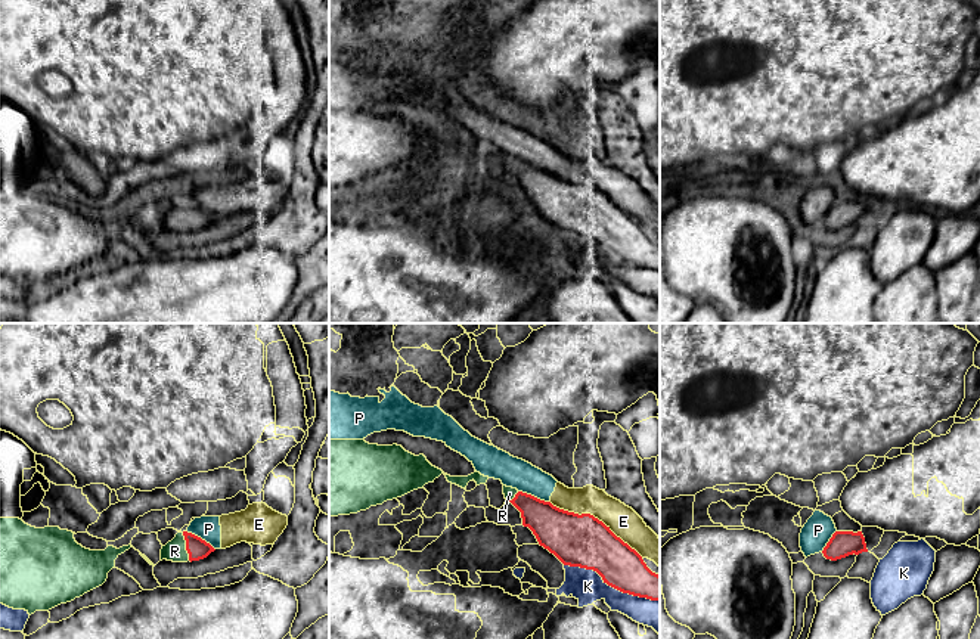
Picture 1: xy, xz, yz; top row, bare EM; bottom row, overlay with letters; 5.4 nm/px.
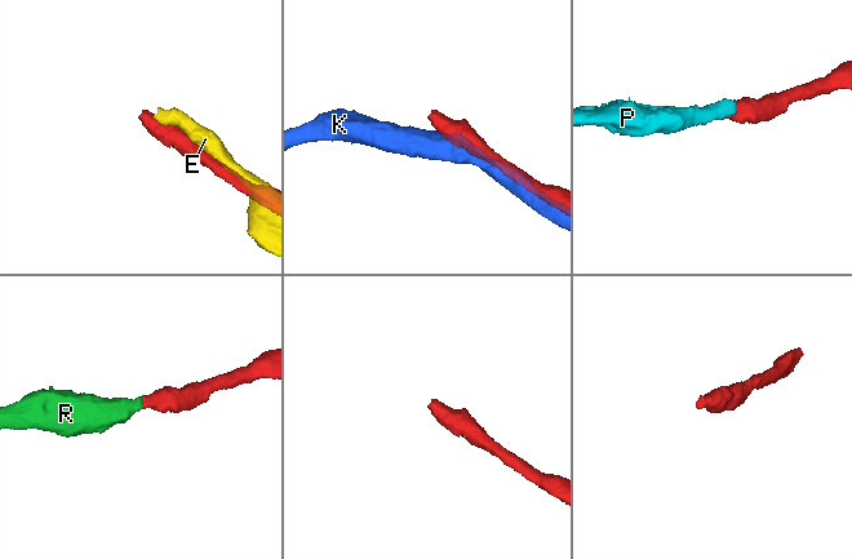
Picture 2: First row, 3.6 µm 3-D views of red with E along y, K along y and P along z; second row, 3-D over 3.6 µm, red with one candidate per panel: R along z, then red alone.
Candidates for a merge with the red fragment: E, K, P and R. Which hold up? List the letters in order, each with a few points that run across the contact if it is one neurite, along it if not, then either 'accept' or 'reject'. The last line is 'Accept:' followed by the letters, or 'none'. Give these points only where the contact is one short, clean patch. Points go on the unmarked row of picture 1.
E: reject
K: reject
P: line xz (518, 160), (548, 171); reject
R: line xy (197, 217), (186, 216), (174, 220); accept
Accept: R

